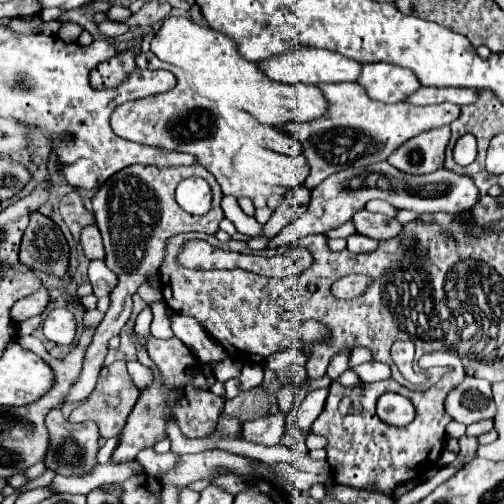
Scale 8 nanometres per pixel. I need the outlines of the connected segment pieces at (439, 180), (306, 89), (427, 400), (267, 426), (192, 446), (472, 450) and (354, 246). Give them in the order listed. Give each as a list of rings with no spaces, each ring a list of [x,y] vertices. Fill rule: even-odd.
[[[374,163],[360,169],[346,169],[336,175],[324,179],[318,187],[312,189],[312,199],[306,213],[298,215],[292,223],[288,223],[270,243],[268,249],[278,249],[282,245],[294,245],[298,239],[314,233],[326,233],[334,227],[344,225],[352,219],[352,215],[366,207],[368,201],[382,199],[394,205],[396,209],[410,209],[418,215],[422,213],[468,213],[480,199],[480,191],[474,185],[472,177],[458,175],[454,171],[438,169],[428,175],[406,175],[390,163]]]
[[[168,17],[162,29],[152,39],[150,49],[160,61],[168,61],[184,69],[194,79],[194,87],[200,95],[206,95],[214,101],[226,101],[242,111],[248,111],[262,125],[280,127],[290,121],[306,123],[312,119],[320,119],[328,111],[328,101],[324,99],[324,93],[314,85],[290,85],[268,79],[260,71],[258,63],[252,63],[238,53],[230,37],[210,27],[200,27],[186,17]]]
[[[454,369],[424,393],[410,391],[394,379],[378,383],[358,383],[348,389],[338,383],[332,383],[324,411],[312,425],[312,433],[322,435],[328,441],[326,453],[332,477],[348,487],[370,489],[390,495],[396,485],[412,481],[430,467],[434,467],[444,449],[444,429],[452,421],[452,417],[444,409],[444,399],[448,391],[456,389],[462,383],[462,379],[464,371]],[[388,391],[402,393],[414,403],[416,421],[406,427],[392,427],[378,419],[376,399]]]
[[[266,415],[256,421],[248,421],[242,427],[244,439],[260,445],[278,445],[282,433],[284,433],[284,415]]]
[[[170,417],[168,419],[168,423],[166,423],[166,431],[168,431],[168,437],[170,437],[170,441],[172,441],[172,453],[176,453],[176,455],[184,455],[184,453],[196,453],[196,451],[204,451],[204,449],[210,449],[210,447],[204,447],[204,441],[200,441],[200,439],[186,439],[182,433],[180,433],[180,429],[178,429],[178,425],[176,425],[176,421]]]
[[[460,437],[460,455],[465,456],[465,465],[470,463],[476,457],[476,449],[478,449],[478,441],[476,437]]]
[[[354,233],[354,235],[348,237],[348,247],[346,249],[352,251],[352,253],[368,253],[368,251],[376,251],[376,247],[378,247],[378,241]]]

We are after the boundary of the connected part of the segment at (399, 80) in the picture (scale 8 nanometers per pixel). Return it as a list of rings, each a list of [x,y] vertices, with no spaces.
[[[368,63],[362,67],[358,83],[368,91],[372,99],[384,103],[398,103],[420,89],[416,75],[404,67],[392,63]]]

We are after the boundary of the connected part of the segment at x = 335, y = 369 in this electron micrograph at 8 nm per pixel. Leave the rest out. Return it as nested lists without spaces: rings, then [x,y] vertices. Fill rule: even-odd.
[[[342,349],[338,351],[332,359],[330,359],[330,367],[328,367],[328,377],[334,381],[338,375],[342,375],[348,369],[348,359],[350,359],[350,351]]]

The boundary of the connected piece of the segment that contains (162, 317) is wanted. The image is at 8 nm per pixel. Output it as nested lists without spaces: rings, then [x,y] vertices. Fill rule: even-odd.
[[[152,303],[152,313],[154,313],[154,321],[152,321],[152,335],[160,335],[160,337],[174,337],[172,329],[170,329],[170,319],[166,317],[166,305],[164,303]]]

